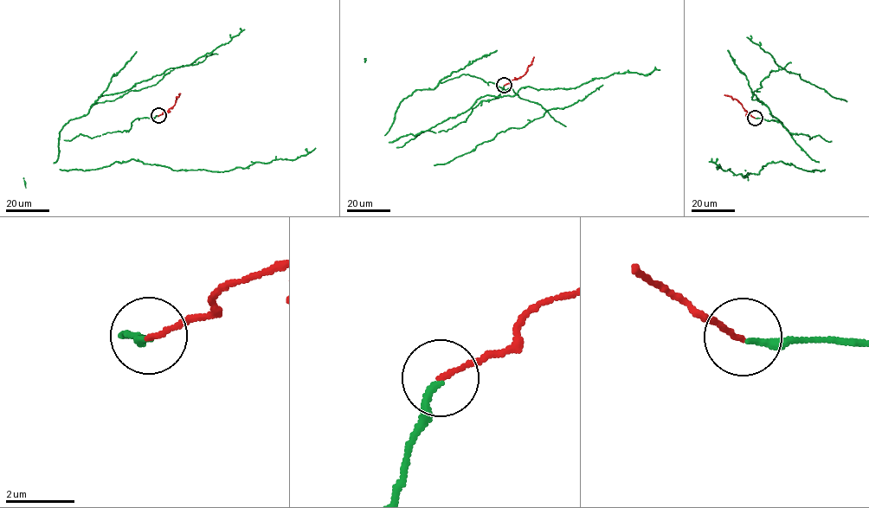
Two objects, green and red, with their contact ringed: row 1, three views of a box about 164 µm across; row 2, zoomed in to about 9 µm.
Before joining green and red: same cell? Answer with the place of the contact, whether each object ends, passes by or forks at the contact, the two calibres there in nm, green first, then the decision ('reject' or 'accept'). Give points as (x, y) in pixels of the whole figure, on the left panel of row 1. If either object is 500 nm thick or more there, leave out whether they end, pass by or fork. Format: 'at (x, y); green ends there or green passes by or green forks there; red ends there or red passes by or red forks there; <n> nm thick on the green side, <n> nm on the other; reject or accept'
at (158, 115); green ends there; red ends there; 200 nm thick on the green side, 130 nm on the other; accept

